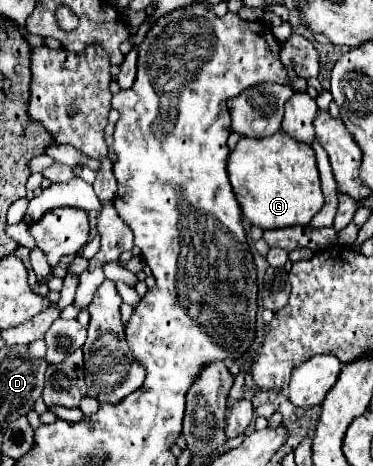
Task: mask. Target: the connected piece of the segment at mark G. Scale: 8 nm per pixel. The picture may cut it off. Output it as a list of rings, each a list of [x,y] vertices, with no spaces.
[[[277,131],[277,133],[273,133],[269,137],[261,137],[261,139],[241,137],[239,143],[235,145],[235,149],[229,153],[227,175],[229,175],[229,183],[235,191],[235,197],[241,205],[243,217],[251,225],[255,225],[263,231],[293,227],[293,225],[309,225],[313,215],[319,213],[319,209],[323,207],[323,193],[321,193],[315,153],[313,153],[311,145],[289,137],[285,131]]]

